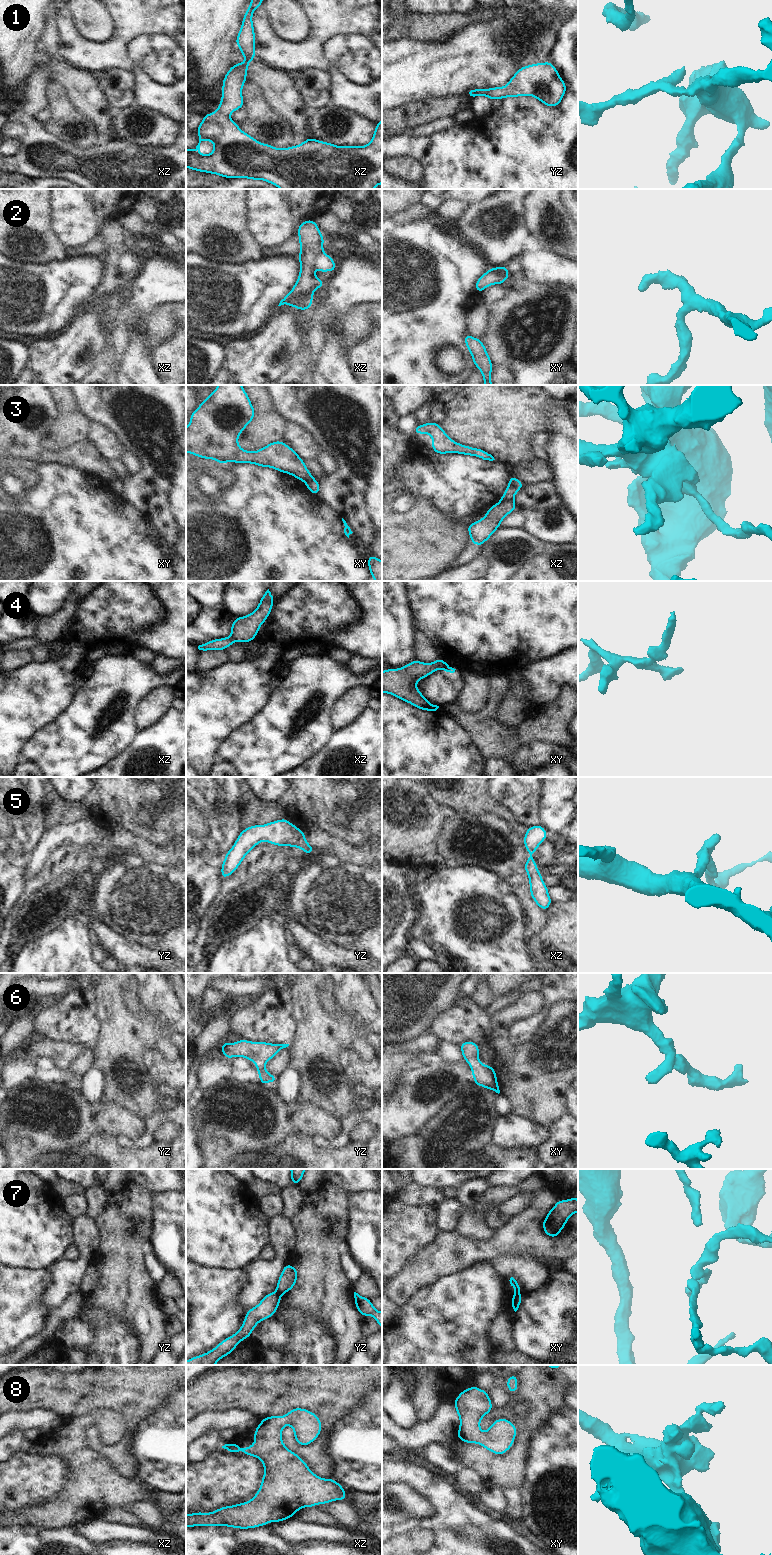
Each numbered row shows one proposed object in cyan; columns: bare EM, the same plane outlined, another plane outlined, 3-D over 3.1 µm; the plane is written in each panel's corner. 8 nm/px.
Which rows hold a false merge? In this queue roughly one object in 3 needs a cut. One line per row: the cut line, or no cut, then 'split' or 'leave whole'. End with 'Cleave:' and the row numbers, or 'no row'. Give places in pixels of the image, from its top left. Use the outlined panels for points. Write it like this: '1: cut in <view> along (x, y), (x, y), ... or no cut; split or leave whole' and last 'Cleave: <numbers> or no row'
1: no cut; leave whole
2: no cut; leave whole
3: cut in xz along (512, 499), (499, 502); split
4: no cut; leave whole
5: no cut; leave whole
6: no cut; leave whole
7: cut in yz along (276, 1291), (281, 1295); split
8: no cut; leave whole
Cleave: 3, 7

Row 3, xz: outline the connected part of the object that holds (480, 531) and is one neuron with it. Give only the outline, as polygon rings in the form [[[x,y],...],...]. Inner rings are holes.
[[[514,500],[499,502],[491,506],[486,515],[476,522],[467,525],[471,543],[482,546],[491,535],[500,527],[504,517],[517,508]]]

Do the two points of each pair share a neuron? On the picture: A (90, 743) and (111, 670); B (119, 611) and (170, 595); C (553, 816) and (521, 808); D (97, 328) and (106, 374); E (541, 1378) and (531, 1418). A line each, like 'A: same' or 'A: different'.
A: same
B: different
C: different
D: different
E: same

